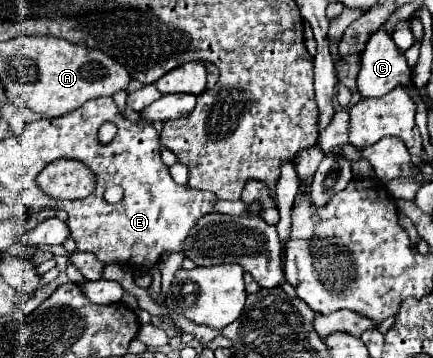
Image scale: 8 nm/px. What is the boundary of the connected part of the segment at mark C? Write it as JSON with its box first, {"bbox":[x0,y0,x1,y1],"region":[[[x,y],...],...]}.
{"bbox":[355,28,413,98],"region":[[[379,28],[361,54],[361,70],[357,74],[355,90],[361,98],[381,98],[399,84],[413,84],[409,66],[391,36]]]}

